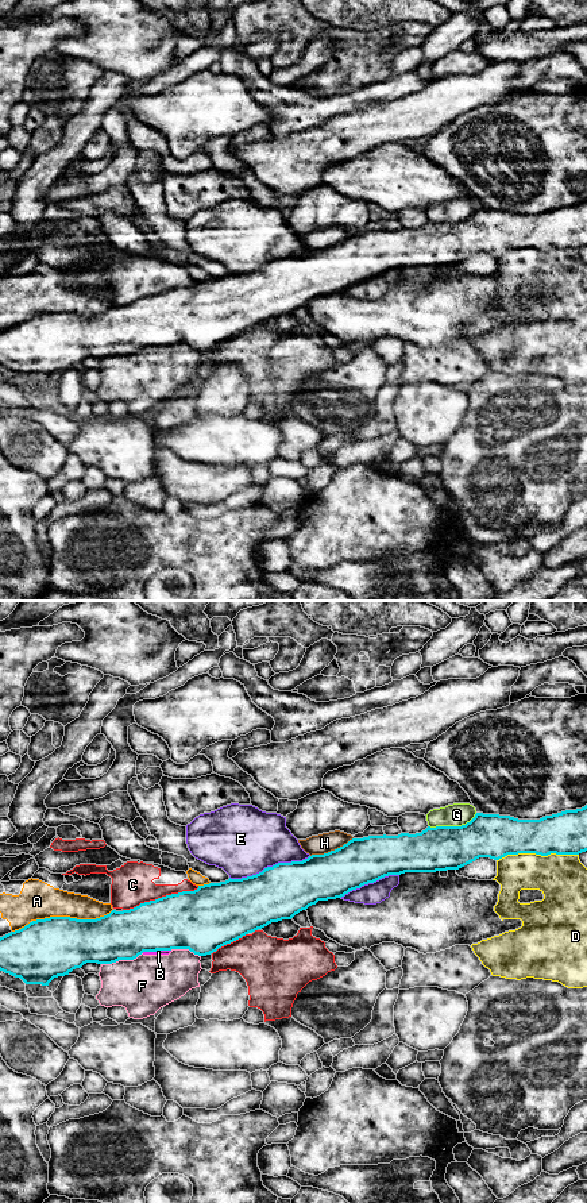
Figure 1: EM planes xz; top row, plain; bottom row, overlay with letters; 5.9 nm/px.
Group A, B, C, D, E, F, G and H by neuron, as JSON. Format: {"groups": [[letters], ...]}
{"groups": [["A"], ["B", "F"], ["C"], ["D"], ["E"], ["G"], ["H"]]}

